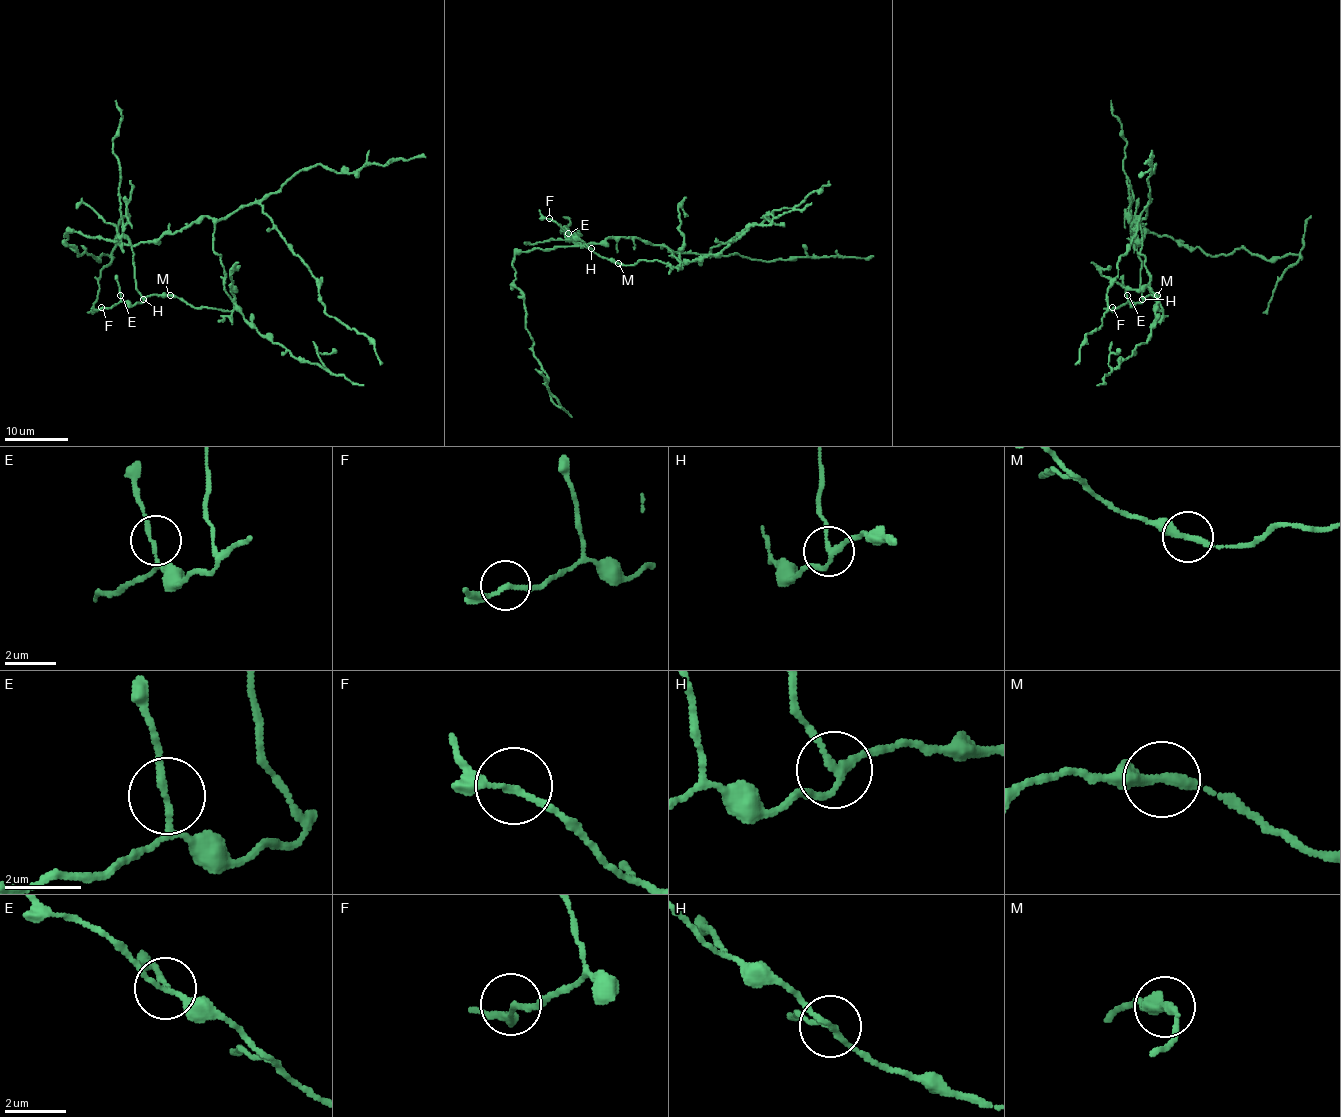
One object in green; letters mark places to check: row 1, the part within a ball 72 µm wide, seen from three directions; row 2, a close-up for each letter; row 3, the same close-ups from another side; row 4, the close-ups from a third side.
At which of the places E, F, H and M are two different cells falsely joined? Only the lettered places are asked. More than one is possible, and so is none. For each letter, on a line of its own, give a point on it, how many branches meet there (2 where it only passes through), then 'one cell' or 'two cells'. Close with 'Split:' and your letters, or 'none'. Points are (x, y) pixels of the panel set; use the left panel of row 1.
E: at (120, 295); 3 branches meet; one cell
F: at (101, 307); 2 branches meet; one cell
H: at (143, 299); 3 branches meet; two cells
M: at (170, 295); 2 branches meet; two cells
Split: H, M

